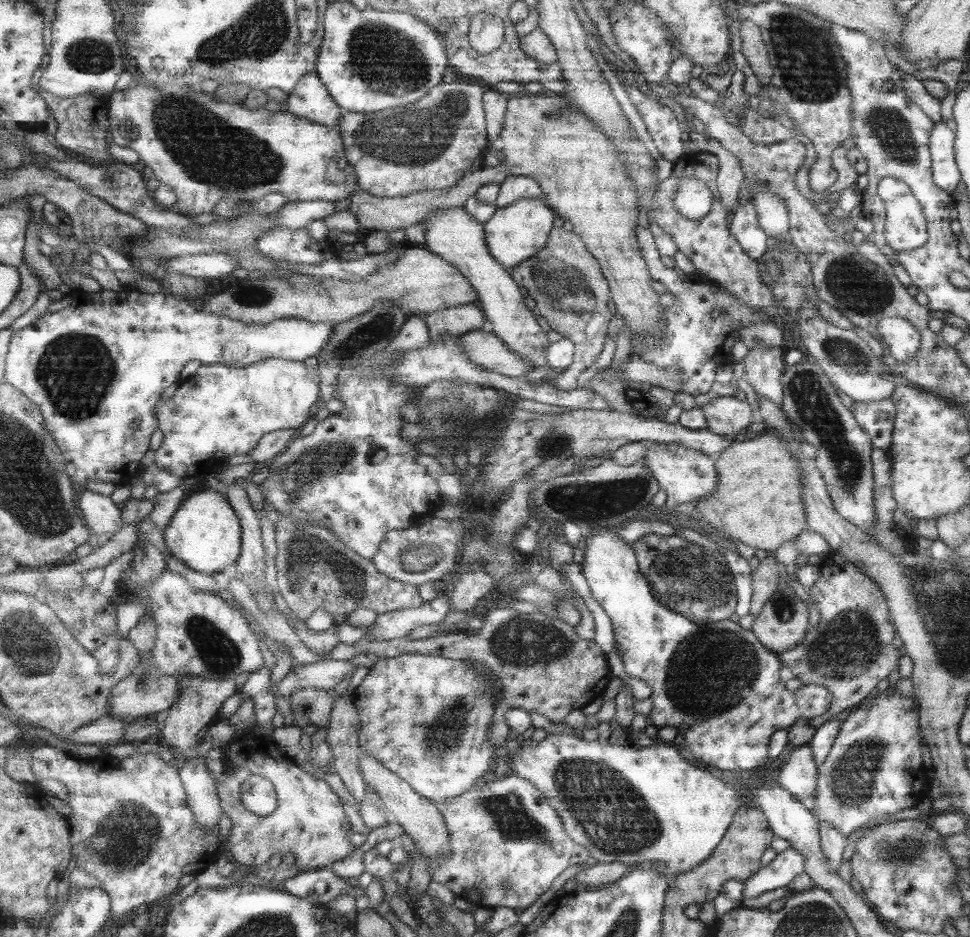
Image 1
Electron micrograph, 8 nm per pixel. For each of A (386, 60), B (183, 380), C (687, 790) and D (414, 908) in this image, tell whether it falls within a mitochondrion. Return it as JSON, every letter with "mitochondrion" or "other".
{"A":"mitochondrion","B":"other","C":"other","D":"other"}

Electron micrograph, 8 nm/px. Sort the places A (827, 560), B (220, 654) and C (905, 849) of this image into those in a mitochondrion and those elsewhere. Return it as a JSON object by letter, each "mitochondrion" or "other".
{"A":"other","B":"mitochondrion","C":"mitochondrion"}

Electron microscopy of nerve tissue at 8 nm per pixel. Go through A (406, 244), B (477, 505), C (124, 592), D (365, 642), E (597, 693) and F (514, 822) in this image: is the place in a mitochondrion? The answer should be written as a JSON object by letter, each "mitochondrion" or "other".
{"A":"other","B":"other","C":"other","D":"other","E":"other","F":"mitochondrion"}

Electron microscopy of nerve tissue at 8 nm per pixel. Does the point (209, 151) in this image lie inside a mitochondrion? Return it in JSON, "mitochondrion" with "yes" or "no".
{"mitochondrion":"yes"}

